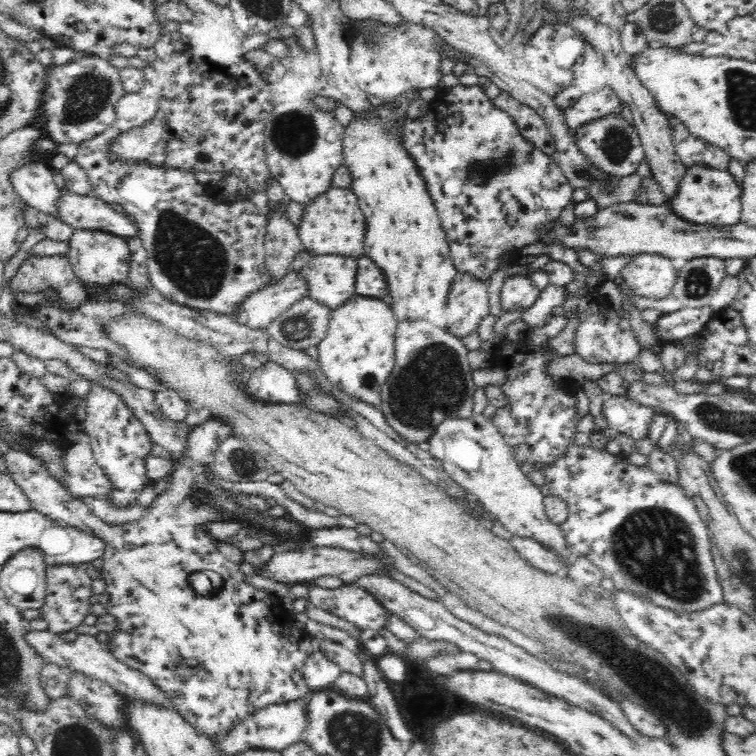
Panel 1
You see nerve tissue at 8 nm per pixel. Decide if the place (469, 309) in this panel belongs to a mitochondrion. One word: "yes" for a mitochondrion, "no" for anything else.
no

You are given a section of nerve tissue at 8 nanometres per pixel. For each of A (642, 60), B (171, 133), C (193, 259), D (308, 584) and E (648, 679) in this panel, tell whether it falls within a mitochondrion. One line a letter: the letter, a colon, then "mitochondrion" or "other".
A: other
B: other
C: mitochondrion
D: other
E: mitochondrion

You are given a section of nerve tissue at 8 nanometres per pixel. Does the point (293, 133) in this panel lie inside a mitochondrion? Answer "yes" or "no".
yes

